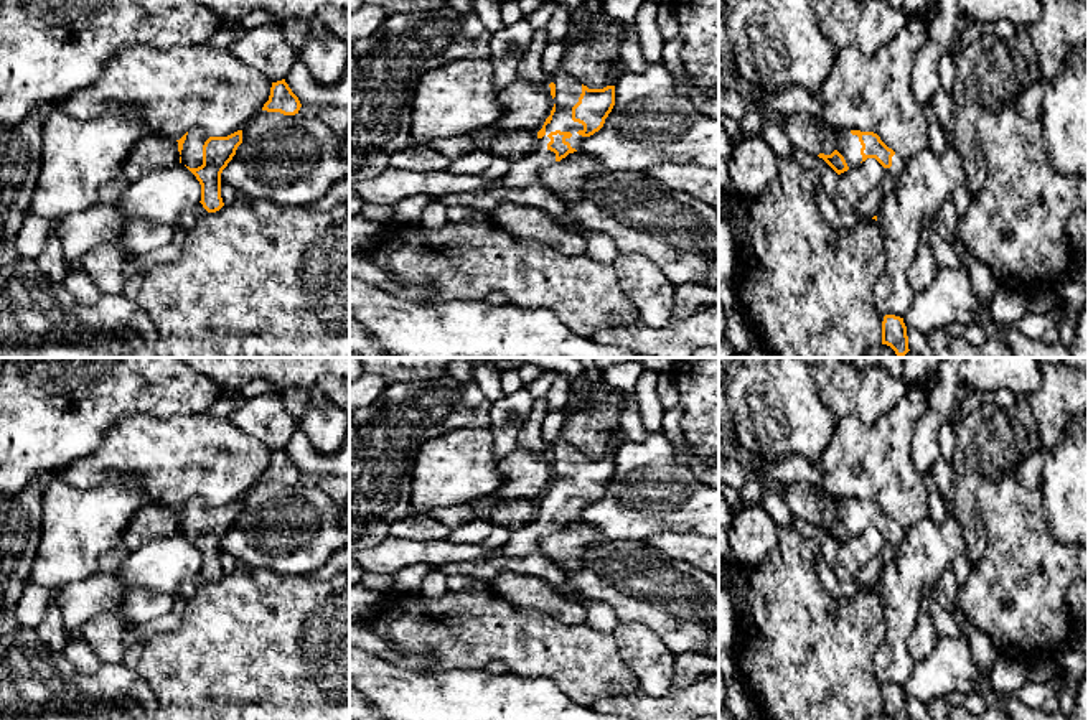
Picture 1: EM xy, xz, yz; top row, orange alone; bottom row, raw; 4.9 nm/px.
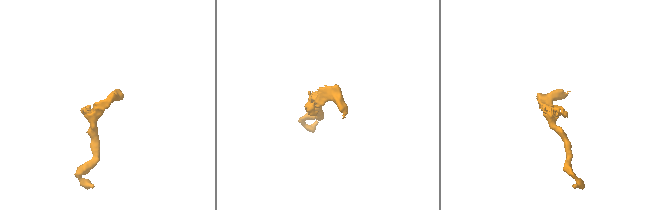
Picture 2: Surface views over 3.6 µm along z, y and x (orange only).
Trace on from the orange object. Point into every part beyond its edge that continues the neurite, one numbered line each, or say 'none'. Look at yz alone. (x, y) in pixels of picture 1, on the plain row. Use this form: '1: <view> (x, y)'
1: yz (805, 501)

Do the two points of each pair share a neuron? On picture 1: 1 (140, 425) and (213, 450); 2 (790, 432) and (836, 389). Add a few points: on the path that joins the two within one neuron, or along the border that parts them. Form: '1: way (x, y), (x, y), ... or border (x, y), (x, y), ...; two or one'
1: way (159, 444), (165, 450), (195, 450); one
2: border (811, 374), (820, 399), (836, 420); two

